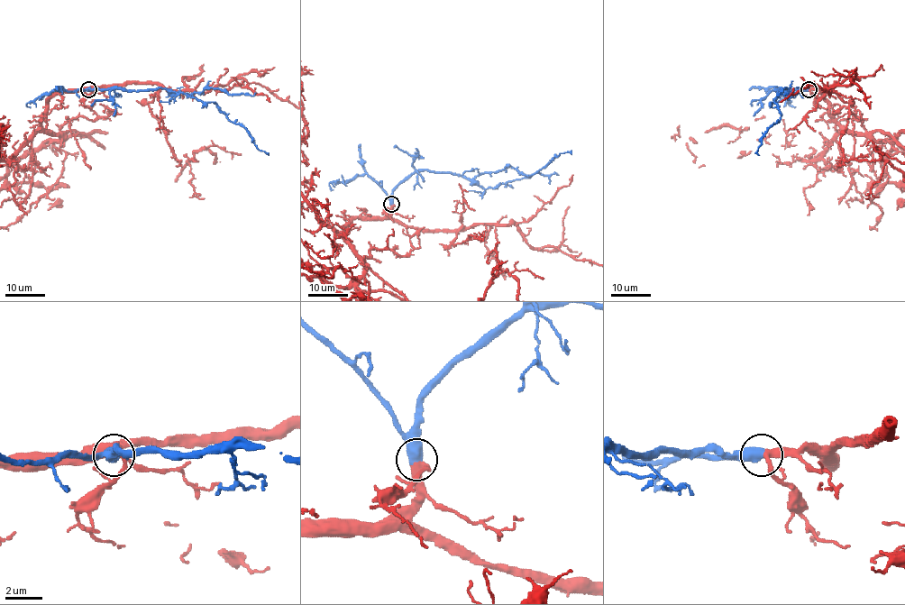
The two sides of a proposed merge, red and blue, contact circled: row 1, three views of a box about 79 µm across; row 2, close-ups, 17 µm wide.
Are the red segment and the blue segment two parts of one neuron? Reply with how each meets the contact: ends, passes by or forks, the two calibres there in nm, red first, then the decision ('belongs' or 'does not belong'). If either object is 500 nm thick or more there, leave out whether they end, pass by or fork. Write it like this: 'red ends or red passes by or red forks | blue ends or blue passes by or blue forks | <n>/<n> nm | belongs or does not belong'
360/700 nm | belongs

